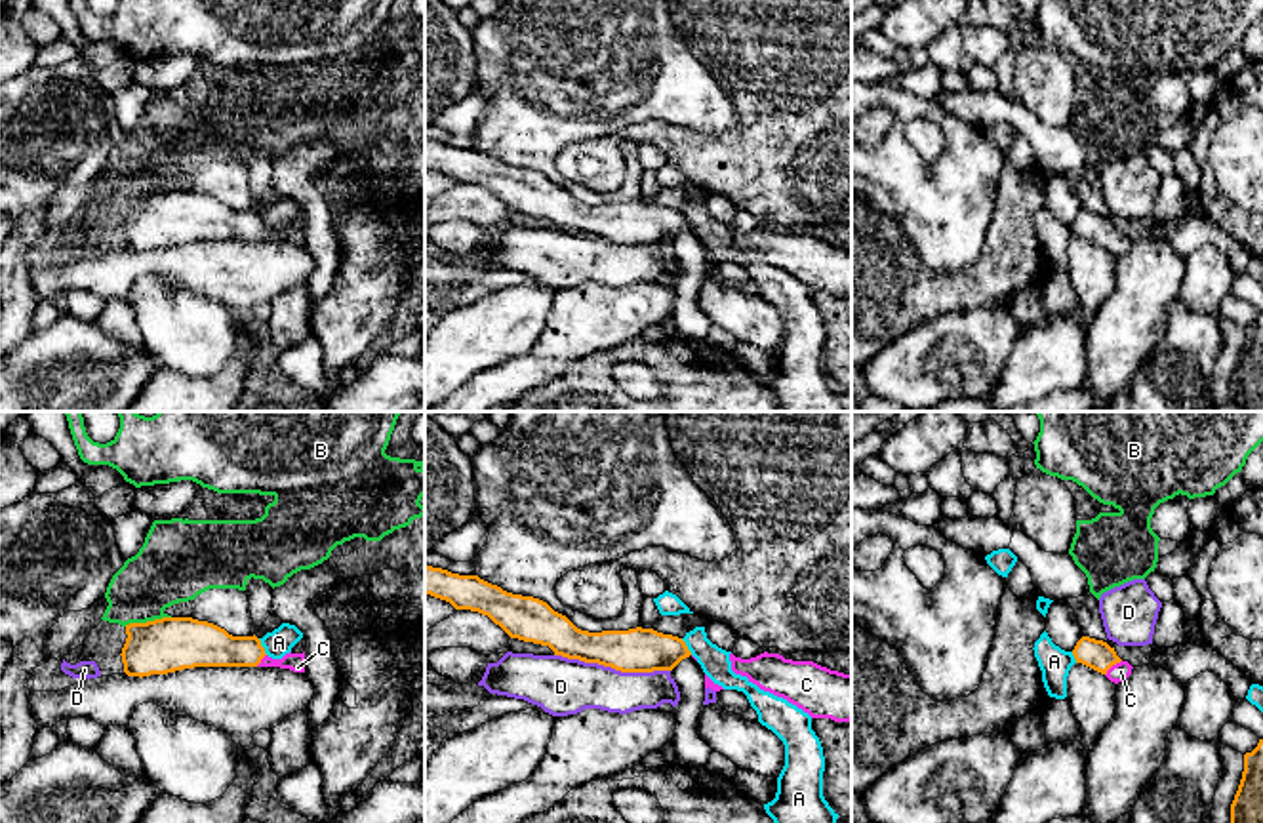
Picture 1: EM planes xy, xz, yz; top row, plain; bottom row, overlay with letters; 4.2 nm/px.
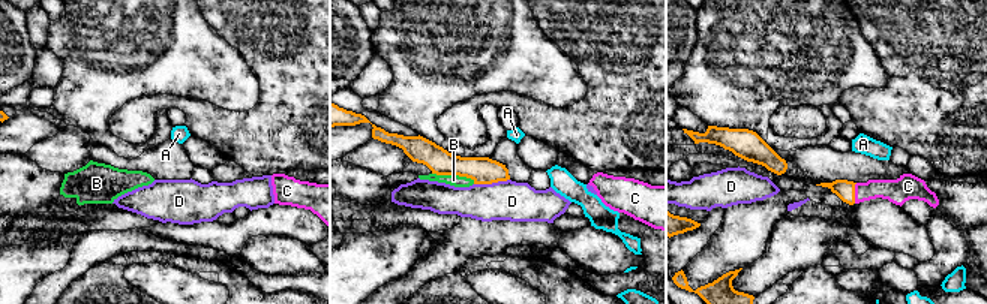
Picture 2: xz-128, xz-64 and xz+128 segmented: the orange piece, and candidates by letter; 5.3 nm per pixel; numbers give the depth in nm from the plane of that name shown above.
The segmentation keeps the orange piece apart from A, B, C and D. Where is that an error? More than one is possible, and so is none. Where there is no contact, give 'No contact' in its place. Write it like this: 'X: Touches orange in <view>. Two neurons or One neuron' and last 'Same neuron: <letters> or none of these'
A: Touches orange in xy. Two neurons
B: Touches orange in xy. Two neurons
C: Touches orange in yz. One neuron
D: Touches orange in xz. Two neurons
Same neuron: C

